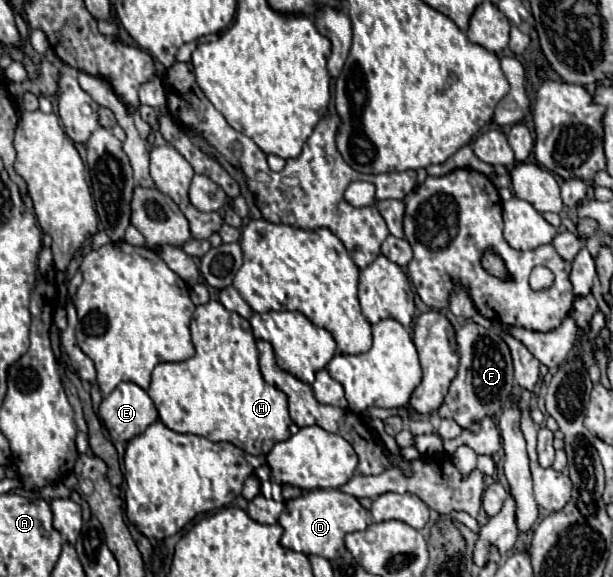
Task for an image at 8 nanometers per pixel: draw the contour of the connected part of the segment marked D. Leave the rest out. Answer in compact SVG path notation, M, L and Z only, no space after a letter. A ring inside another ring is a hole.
M318 489L302 493L290 499L280 513L278 523L284 527L282 545L292 551L302 551L306 555L320 555L328 561L338 559L346 553L344 535L352 531L364 531L370 523L370 513L358 503L356 497L342 493L340 489Z

